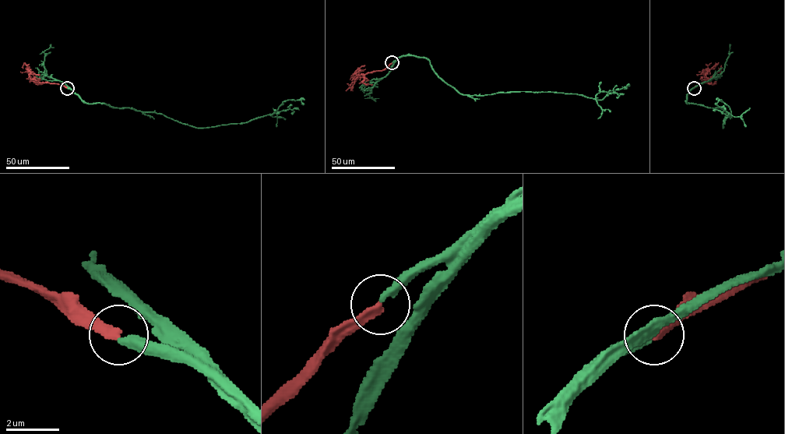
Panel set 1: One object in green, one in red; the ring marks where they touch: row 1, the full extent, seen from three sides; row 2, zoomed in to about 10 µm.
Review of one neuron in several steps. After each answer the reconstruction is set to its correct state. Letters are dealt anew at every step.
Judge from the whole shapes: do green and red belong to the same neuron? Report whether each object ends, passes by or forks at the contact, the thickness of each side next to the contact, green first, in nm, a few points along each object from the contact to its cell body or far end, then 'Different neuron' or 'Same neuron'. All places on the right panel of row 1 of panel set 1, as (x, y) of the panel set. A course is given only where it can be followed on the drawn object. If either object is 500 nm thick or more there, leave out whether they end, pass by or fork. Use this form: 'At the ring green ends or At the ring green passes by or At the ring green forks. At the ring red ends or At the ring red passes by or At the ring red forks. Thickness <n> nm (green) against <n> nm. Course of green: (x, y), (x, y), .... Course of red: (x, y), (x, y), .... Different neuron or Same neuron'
At the ring green ends. At the ring red ends. Thickness 320 nm (green) against 320 nm. Course of green: (694, 88), (687, 94), (687, 104), (724, 110), (726, 113), (723, 128), (731, 111), (722, 100), (715, 104). Course of red: (694, 87), (705, 82), (705, 73), (716, 64), (715, 68). Same neuron

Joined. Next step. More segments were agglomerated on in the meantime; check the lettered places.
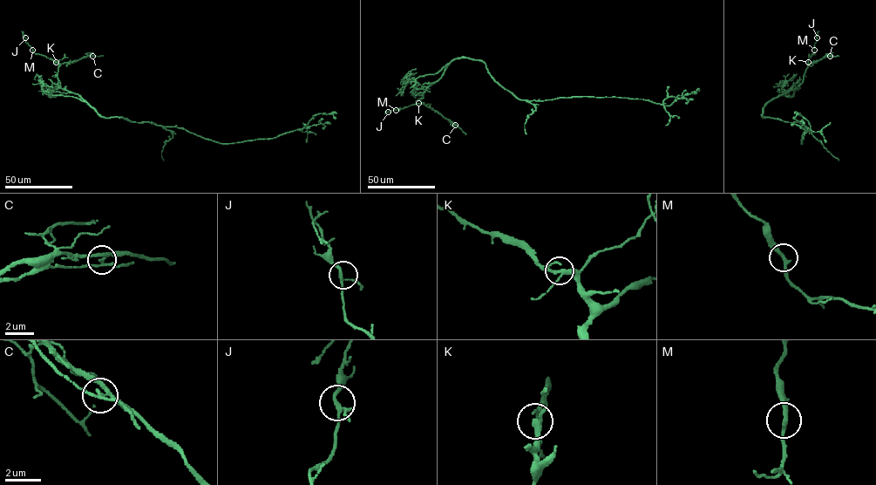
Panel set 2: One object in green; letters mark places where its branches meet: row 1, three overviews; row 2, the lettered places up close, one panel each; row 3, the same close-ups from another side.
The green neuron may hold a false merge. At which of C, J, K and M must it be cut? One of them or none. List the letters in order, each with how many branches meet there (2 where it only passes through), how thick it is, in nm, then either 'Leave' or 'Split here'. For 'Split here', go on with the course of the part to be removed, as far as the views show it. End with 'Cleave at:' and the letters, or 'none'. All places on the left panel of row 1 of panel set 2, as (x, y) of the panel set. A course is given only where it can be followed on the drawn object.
C: Branches: 4. Thickness 180 nm. Split here. Course of the part to remove: (92, 56), (69, 62), (67, 65)
J: Branches: 3. Thickness 160 nm. Leave
K: Branches: 4. Thickness 190 nm. Leave
M: Branches: 2. Thickness 240 nm. Leave
Cleave at: C

